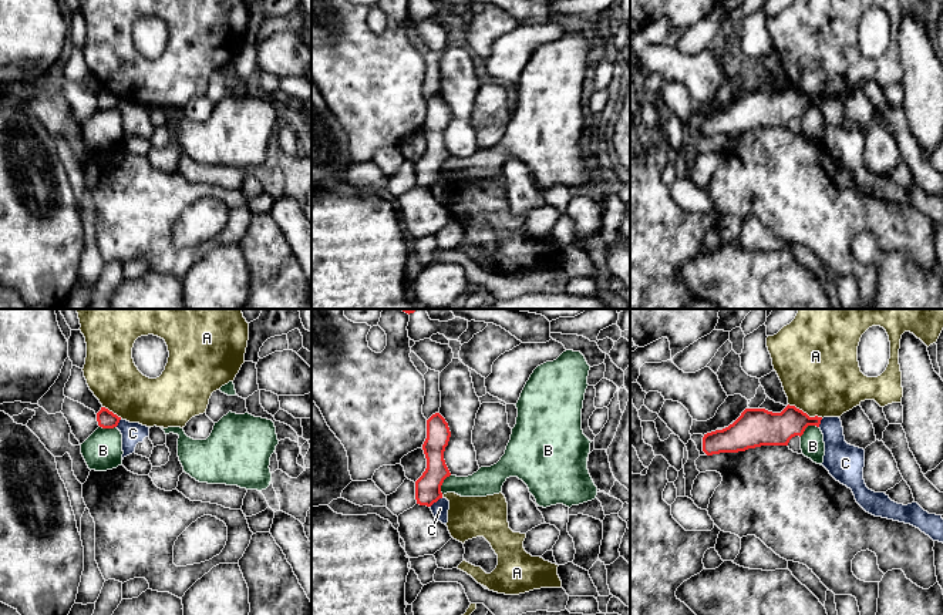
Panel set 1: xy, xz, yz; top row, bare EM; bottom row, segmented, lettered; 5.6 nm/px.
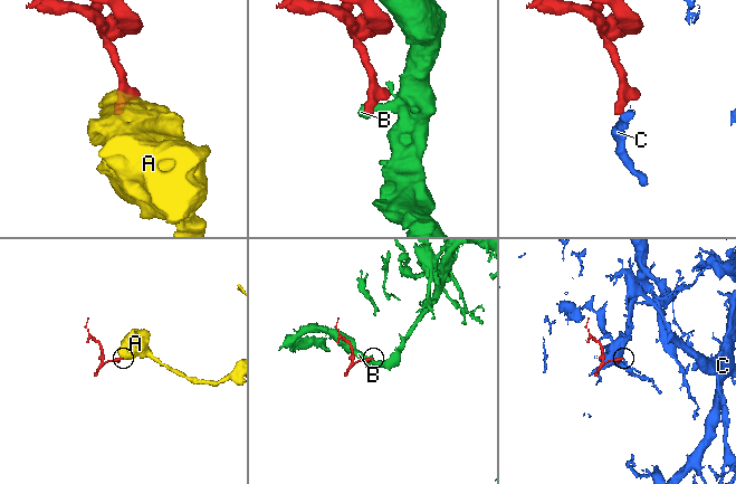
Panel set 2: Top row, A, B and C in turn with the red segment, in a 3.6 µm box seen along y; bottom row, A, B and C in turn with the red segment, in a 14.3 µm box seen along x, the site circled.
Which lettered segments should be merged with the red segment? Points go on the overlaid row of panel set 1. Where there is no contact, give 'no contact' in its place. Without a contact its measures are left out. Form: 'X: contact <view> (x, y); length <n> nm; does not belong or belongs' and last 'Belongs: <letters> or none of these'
A: contact yz (805, 413); length 220 nm; does not belong
B: contact xz (441, 484); length 130 nm; does not belong
C: contact xz (435, 501); length 100 nm; does not belong
Belongs: none of these

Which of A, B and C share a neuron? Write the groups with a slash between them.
A / B / C

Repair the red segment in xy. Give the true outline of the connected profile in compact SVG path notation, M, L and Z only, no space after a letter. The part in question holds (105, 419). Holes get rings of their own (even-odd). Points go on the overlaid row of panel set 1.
M101 407L101 410L97 413L98 426L102 429L117 427L119 420L121 420L121 417L118 417L117 414L114 414L112 411L110 411L105 407Z

